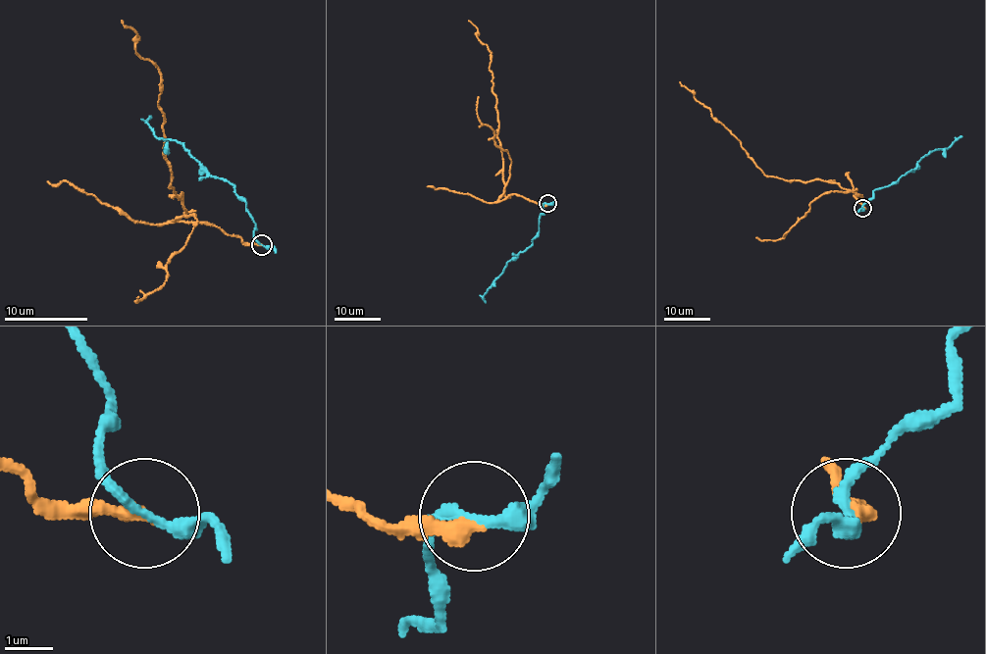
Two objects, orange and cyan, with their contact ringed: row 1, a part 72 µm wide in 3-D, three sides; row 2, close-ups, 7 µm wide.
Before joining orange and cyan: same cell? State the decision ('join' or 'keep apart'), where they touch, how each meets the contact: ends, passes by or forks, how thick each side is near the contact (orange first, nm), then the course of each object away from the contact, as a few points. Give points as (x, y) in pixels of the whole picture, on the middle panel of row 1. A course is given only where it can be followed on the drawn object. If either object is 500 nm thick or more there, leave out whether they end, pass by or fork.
keep apart | (547, 203) | orange ends | cyan passes by | 320/240 nm | orange via (547, 204), (538, 205), (515, 194), (499, 199), (504, 188), (503, 161), (491, 52), (468, 21) | cyan via (547, 204), (543, 206), (544, 213), (540, 217), (538, 234), (532, 243), (506, 263), (483, 296), (486, 303)

